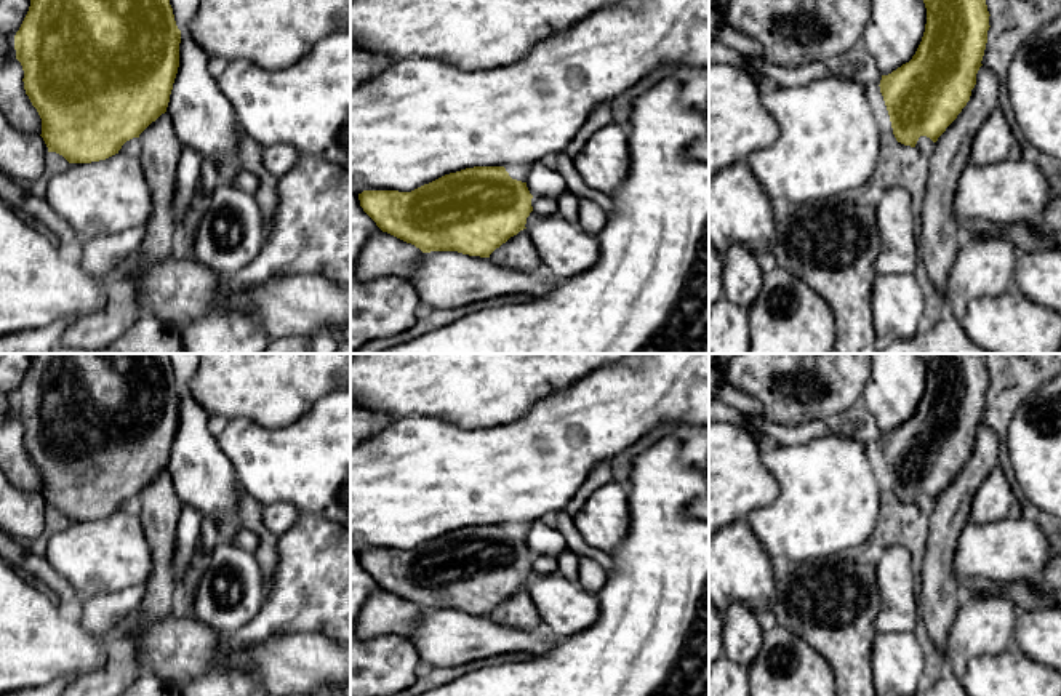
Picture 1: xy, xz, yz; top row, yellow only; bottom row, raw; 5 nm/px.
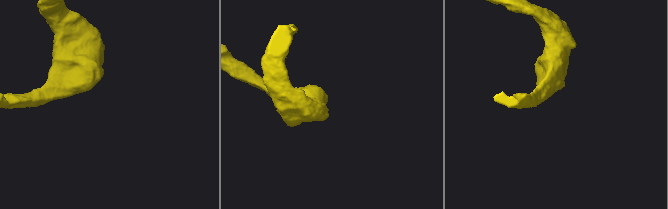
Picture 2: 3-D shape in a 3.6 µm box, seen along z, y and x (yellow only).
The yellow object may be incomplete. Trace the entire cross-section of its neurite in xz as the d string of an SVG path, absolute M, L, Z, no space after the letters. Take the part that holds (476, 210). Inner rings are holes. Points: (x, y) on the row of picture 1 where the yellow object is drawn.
M474 166L445 174L411 192L363 190L360 206L376 226L422 253L458 251L490 258L494 264L523 272L543 262L525 227L533 211L526 182L512 179L504 166Z

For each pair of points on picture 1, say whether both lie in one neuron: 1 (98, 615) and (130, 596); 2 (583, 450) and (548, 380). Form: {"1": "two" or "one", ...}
{"1": "one", "2": "two"}

